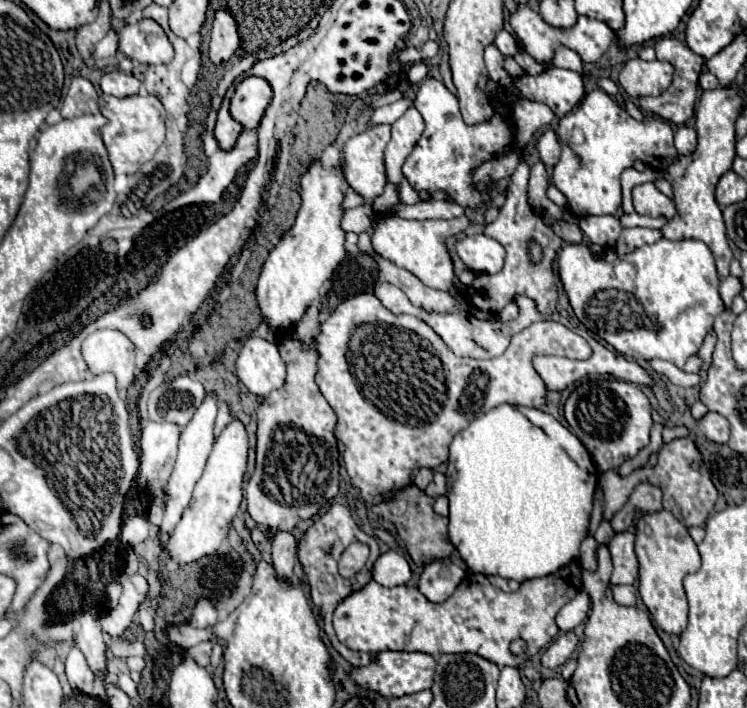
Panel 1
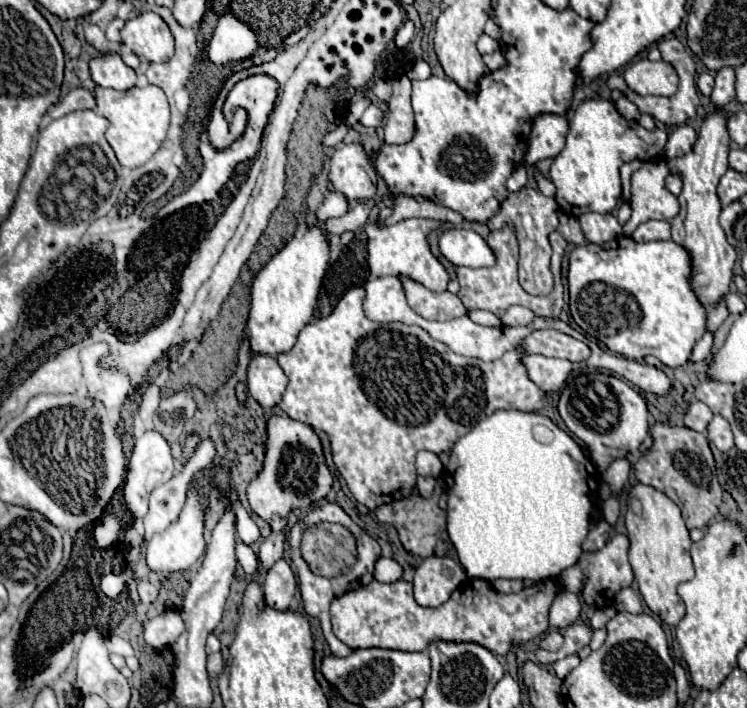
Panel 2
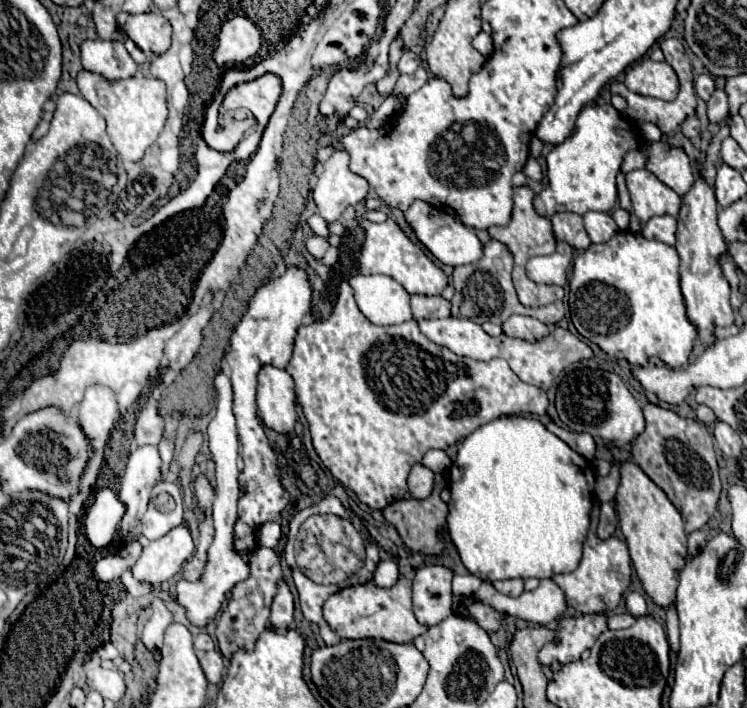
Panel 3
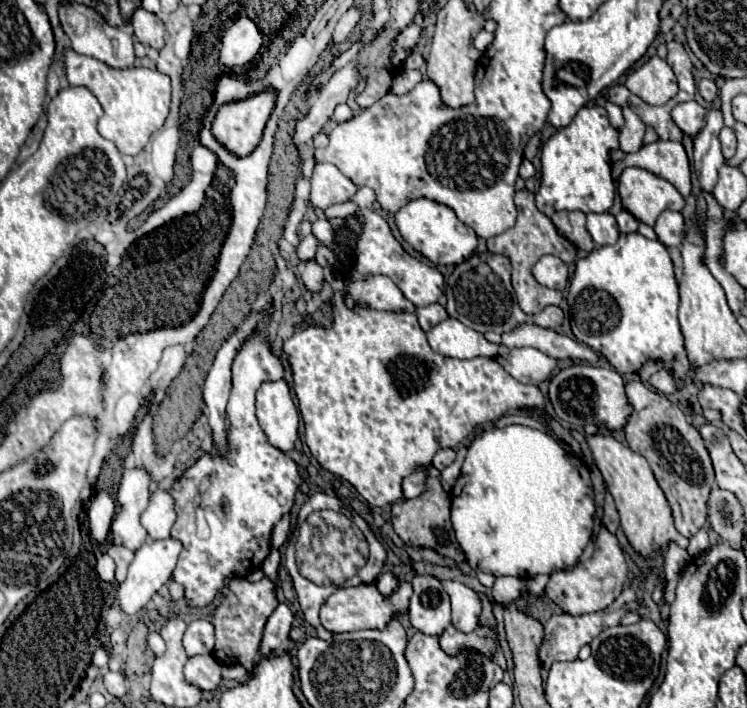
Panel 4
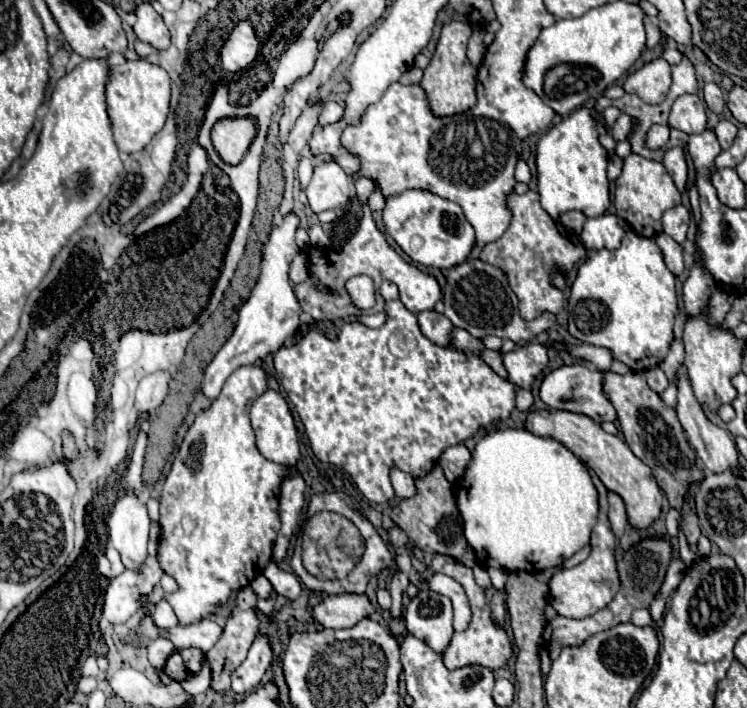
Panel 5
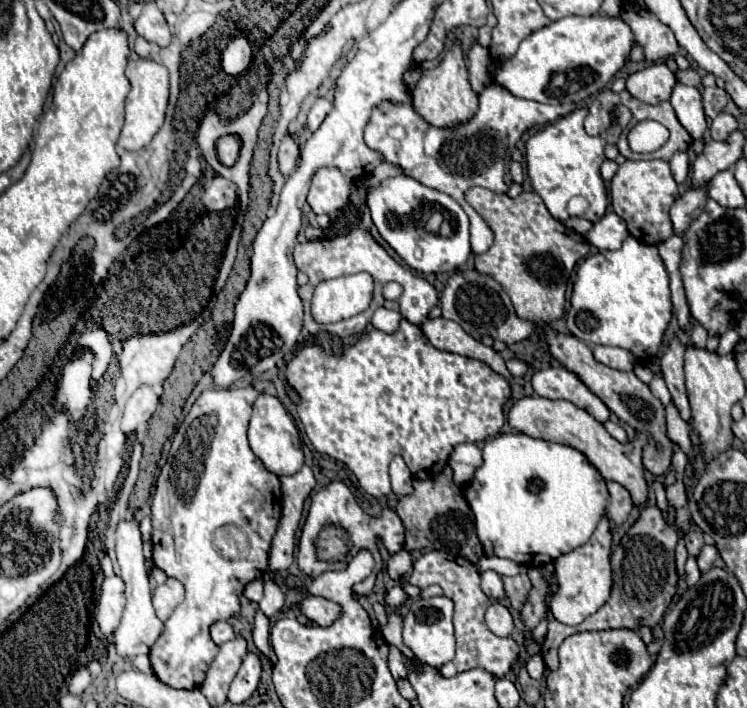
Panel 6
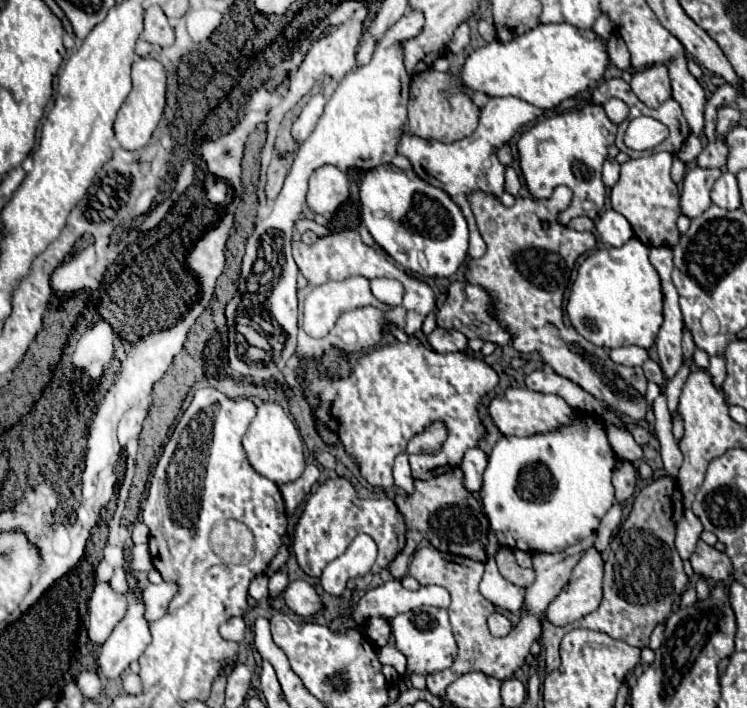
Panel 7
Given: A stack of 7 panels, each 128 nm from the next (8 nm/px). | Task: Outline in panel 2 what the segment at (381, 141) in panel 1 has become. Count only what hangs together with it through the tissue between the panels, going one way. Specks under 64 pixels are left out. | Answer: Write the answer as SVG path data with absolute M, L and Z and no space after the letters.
M358 144L336 148L330 158L330 188L342 192L350 202L366 202L376 196L378 176L368 168L366 150Z

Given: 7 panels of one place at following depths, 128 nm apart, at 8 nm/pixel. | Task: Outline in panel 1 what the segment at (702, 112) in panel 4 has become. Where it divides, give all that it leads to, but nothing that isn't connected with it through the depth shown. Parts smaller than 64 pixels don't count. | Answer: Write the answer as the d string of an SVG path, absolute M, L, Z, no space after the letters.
M680 126L674 134L674 146L678 154L692 154L694 152L694 142L696 142L696 130L690 126Z

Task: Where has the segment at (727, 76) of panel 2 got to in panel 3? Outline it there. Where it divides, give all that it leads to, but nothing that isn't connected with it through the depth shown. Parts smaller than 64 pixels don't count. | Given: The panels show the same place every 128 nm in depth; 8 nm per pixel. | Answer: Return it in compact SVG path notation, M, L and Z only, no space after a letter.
M716 90L708 100L708 120L720 124L726 118L728 118L728 96L724 96L724 90Z

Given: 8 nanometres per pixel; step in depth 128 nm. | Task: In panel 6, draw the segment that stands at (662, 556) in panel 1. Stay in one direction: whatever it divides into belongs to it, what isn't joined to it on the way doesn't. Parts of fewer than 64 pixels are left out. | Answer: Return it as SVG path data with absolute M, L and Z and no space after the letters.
M524 396L512 404L512 408L506 414L506 422L510 424L510 428L516 428L518 432L522 432L526 436L574 446L576 450L586 454L586 458L592 462L592 466L596 466L606 480L616 480L616 482L624 484L632 492L632 500L636 506L646 504L646 500L648 500L646 484L648 482L644 476L640 452L634 450L632 444L620 444L618 440L614 440L598 420L588 416L588 412L580 412L580 408L576 408L572 402L550 400L550 398L542 398L542 396Z

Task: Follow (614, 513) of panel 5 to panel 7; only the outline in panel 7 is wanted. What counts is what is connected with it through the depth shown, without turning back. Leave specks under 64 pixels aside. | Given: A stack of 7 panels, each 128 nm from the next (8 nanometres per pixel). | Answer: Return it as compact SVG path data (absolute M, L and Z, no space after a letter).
M620 460L620 468L612 476L612 484L616 488L616 500L622 506L626 506L626 502L634 494L634 486L636 486L636 468L634 468L634 464L628 462L628 460Z

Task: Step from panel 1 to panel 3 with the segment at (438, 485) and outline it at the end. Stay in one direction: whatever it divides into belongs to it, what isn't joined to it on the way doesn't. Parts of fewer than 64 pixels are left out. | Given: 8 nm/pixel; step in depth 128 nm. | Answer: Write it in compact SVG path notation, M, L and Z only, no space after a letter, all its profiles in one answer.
M414 464L408 476L408 492L412 498L428 498L434 486L434 472L424 464Z

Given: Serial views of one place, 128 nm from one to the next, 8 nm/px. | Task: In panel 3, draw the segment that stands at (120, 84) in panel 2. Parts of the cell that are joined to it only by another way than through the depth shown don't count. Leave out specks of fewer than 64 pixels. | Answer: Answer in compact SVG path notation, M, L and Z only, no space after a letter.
M84 40L80 44L82 66L102 74L108 80L120 80L136 74L138 64L132 60L124 42L118 40Z

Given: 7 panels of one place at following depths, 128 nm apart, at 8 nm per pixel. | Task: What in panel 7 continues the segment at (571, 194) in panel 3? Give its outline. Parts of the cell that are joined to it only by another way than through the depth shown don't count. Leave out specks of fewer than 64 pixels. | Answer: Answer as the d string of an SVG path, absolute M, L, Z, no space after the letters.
M584 104L570 112L554 114L534 124L518 140L518 156L522 160L520 168L530 194L534 198L550 198L552 190L564 184L574 192L574 200L590 200L594 204L594 210L590 210L590 218L596 218L606 202L602 166L614 134L616 124L606 116L604 108L596 104Z

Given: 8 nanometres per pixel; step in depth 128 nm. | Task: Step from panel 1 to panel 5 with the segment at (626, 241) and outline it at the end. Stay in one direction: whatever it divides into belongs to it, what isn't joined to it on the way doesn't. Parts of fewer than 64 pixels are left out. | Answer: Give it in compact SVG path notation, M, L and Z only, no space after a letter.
M682 204L670 208L662 216L662 224L664 224L664 232L668 236L672 236L678 244L682 244L686 240L688 226L690 226L690 210Z

